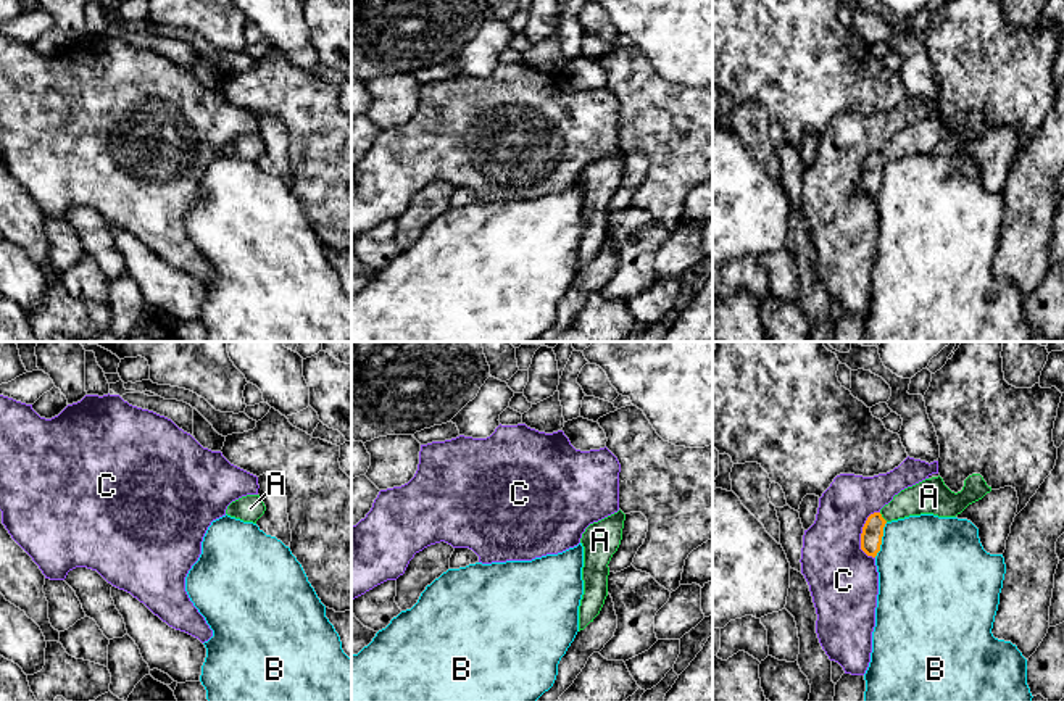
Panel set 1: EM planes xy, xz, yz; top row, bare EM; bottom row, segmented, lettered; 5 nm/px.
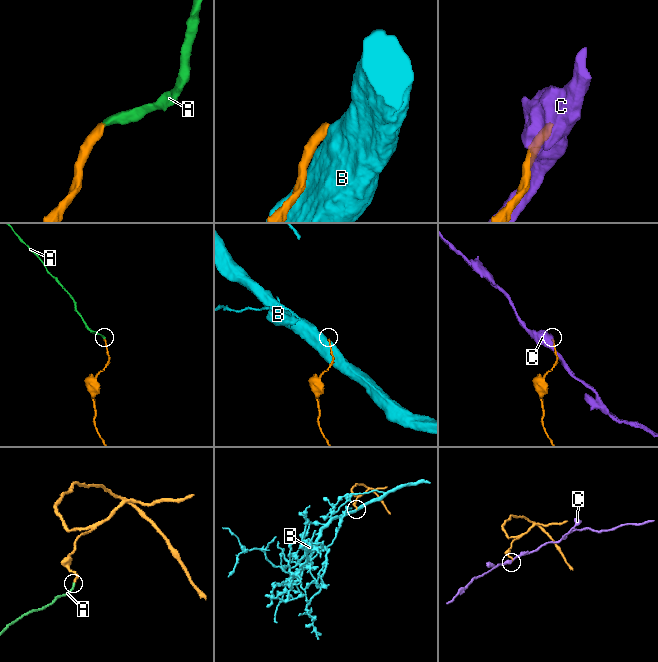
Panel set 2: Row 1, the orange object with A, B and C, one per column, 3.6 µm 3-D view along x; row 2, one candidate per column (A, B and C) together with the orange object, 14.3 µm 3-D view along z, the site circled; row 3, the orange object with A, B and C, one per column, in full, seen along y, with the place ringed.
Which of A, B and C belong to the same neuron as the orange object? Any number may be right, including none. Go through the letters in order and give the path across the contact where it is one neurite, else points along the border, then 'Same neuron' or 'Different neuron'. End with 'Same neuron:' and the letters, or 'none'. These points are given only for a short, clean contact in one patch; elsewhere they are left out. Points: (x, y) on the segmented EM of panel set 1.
A: Path across: yz (871, 539), (874, 526), (882, 518), (908, 501), (927, 497). Same neuron
B: Boundary: yz (887, 522), (882, 532), (881, 550), (874, 556). Different neuron
C: Different neuron
Same neuron: A

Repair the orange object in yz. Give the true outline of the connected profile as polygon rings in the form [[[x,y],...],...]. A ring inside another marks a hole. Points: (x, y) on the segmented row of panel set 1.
[[[980,474],[969,475],[958,493],[951,492],[940,475],[925,479],[901,490],[879,512],[867,517],[861,533],[861,550],[867,556],[877,556],[887,522],[921,514],[956,517],[969,504],[982,500],[990,492],[991,487],[987,485]]]

